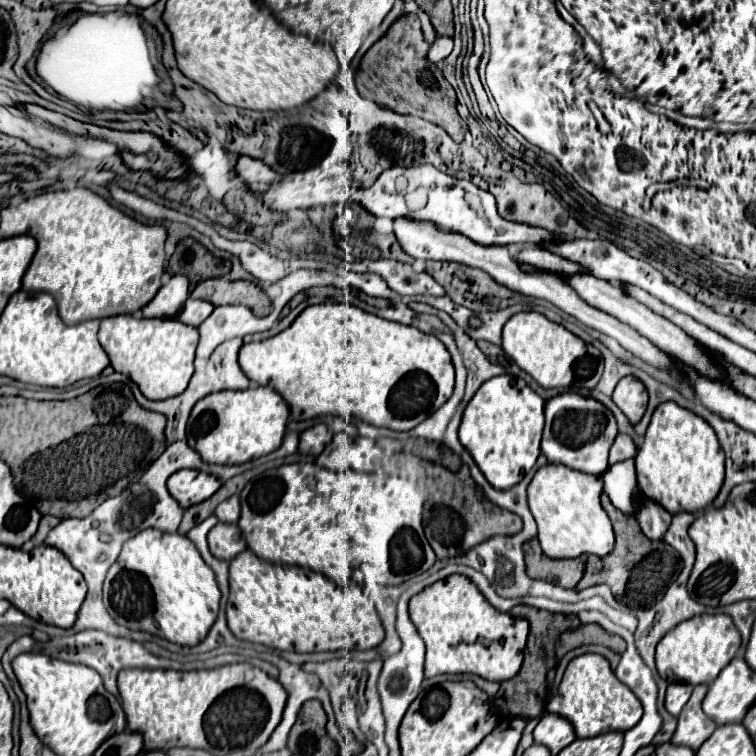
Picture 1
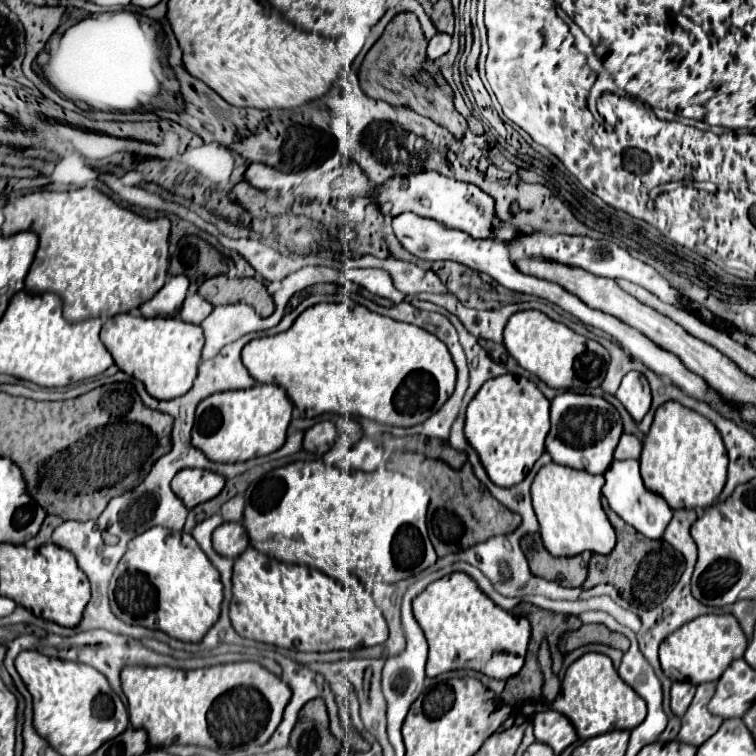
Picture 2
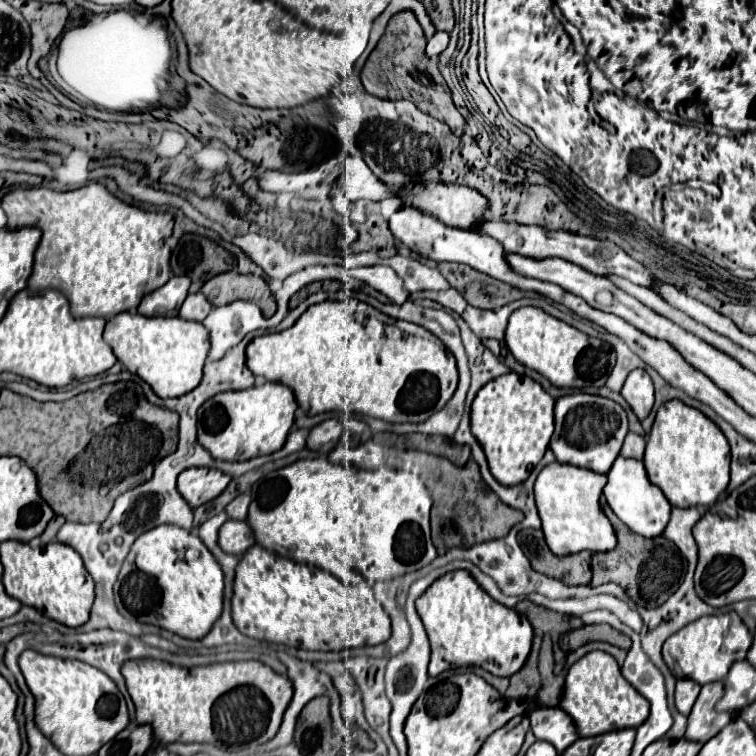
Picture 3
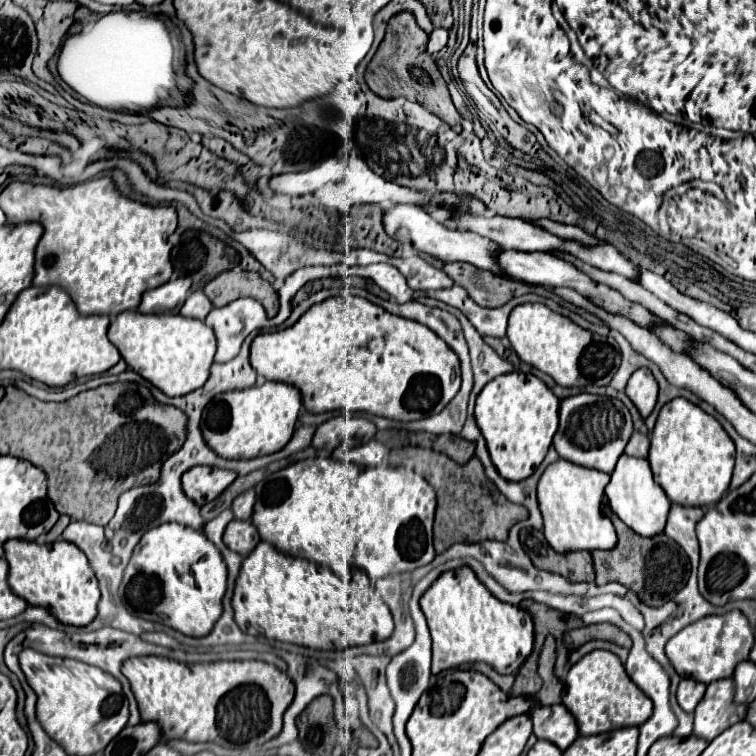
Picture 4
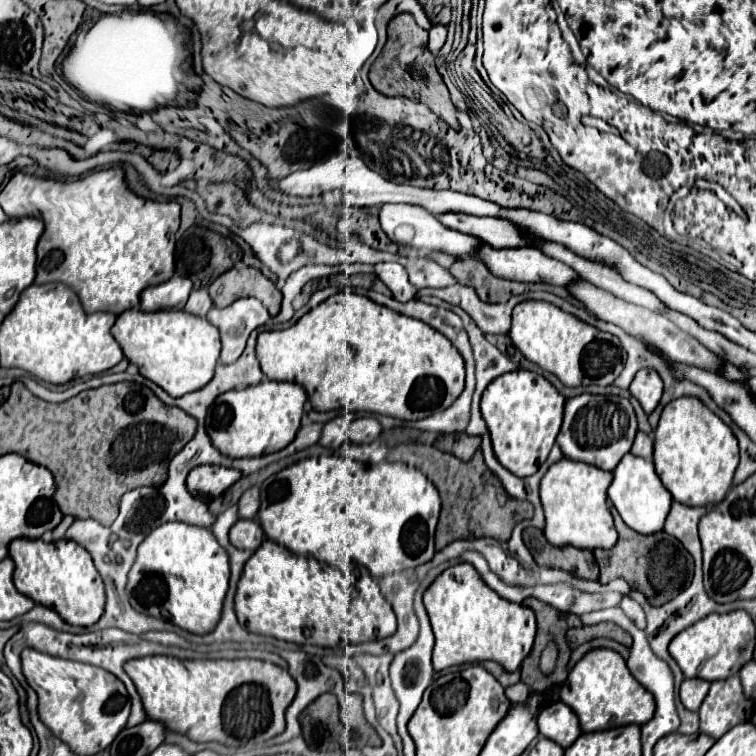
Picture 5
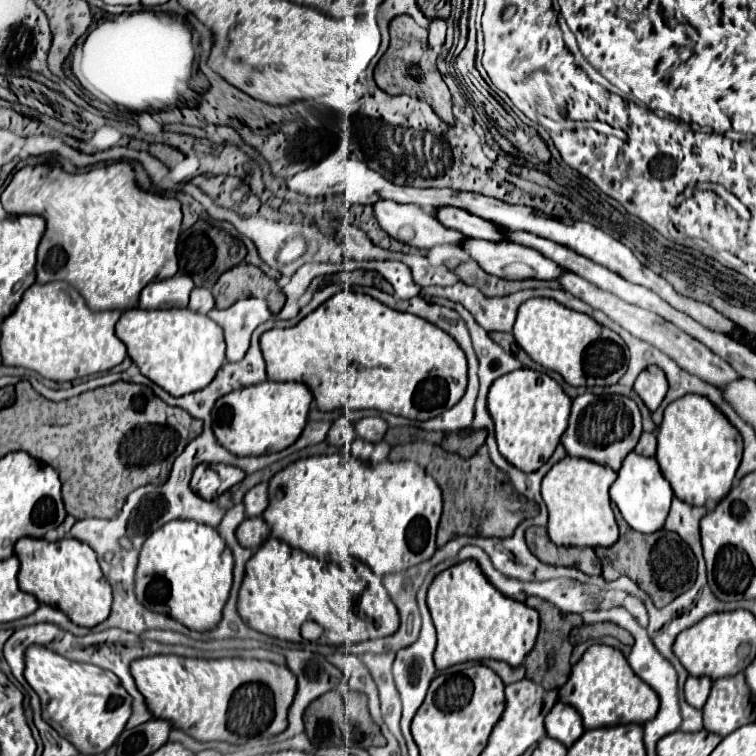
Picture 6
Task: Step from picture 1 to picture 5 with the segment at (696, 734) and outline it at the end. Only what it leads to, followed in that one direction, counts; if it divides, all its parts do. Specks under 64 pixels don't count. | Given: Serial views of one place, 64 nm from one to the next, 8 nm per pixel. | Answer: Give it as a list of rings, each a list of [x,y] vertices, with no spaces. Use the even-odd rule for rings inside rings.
[[[740,676],[716,680],[700,706],[700,732],[712,738],[724,736],[740,722],[748,722],[754,714],[754,702],[744,696]]]

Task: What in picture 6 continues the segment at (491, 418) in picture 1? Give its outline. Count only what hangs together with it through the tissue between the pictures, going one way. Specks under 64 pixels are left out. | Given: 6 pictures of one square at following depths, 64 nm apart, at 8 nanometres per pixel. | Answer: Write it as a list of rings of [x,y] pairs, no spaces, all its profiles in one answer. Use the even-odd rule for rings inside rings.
[[[520,368],[500,376],[488,392],[488,412],[496,424],[496,440],[502,456],[522,472],[538,470],[548,462],[568,428],[570,406],[572,398],[556,380],[542,372]]]

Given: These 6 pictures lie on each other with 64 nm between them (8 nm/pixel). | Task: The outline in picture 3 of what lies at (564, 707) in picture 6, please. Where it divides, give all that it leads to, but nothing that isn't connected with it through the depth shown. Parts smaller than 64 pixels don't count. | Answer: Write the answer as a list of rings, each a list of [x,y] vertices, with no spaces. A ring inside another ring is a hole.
[[[536,708],[528,714],[532,732],[538,740],[550,742],[558,752],[564,752],[576,738],[576,726],[574,720],[564,714],[562,708]]]

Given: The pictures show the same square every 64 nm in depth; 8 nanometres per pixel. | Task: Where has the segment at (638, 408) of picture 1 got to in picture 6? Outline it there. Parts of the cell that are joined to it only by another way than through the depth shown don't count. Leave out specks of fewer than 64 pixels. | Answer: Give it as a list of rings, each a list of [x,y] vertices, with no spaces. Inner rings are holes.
[[[648,366],[646,370],[642,370],[640,376],[636,378],[634,390],[644,400],[644,404],[650,408],[650,412],[654,412],[668,392],[668,380],[666,380],[662,368]]]

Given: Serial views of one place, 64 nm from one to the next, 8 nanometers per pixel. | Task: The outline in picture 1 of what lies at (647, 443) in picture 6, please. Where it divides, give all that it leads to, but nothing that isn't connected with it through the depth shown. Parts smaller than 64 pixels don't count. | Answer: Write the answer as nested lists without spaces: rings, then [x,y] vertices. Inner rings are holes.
[[[618,434],[612,448],[610,448],[610,464],[628,460],[628,458],[636,458],[636,444],[628,434]]]

